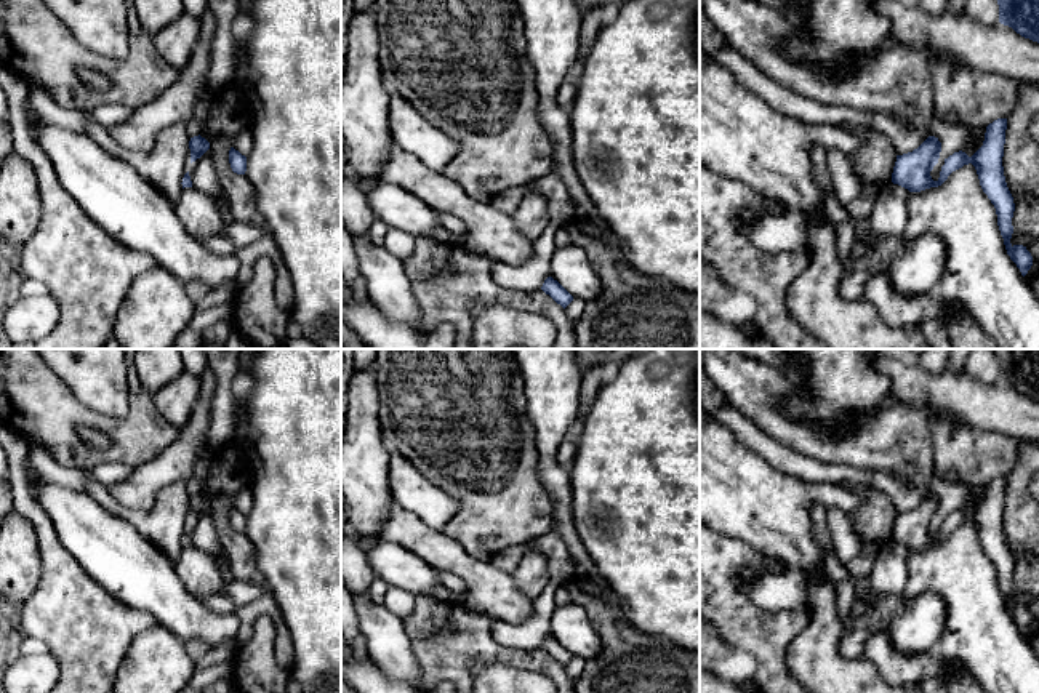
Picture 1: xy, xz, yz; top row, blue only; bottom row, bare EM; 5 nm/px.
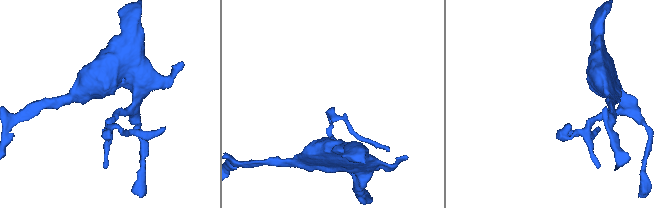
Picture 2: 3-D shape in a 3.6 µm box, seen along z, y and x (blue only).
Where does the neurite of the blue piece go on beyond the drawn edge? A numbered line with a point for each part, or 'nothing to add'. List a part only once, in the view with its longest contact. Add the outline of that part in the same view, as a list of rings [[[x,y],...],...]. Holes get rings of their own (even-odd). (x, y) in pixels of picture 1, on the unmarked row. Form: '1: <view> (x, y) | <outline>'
nothing to add

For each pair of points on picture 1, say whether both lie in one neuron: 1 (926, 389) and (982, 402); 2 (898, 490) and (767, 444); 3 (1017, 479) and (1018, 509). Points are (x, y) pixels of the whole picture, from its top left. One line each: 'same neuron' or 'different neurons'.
1: same neuron
2: same neuron
3: same neuron

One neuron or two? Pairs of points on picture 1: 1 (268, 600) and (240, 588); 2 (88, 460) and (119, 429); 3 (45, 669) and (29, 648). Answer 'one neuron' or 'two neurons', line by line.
1: two neurons
2: one neuron
3: two neurons

